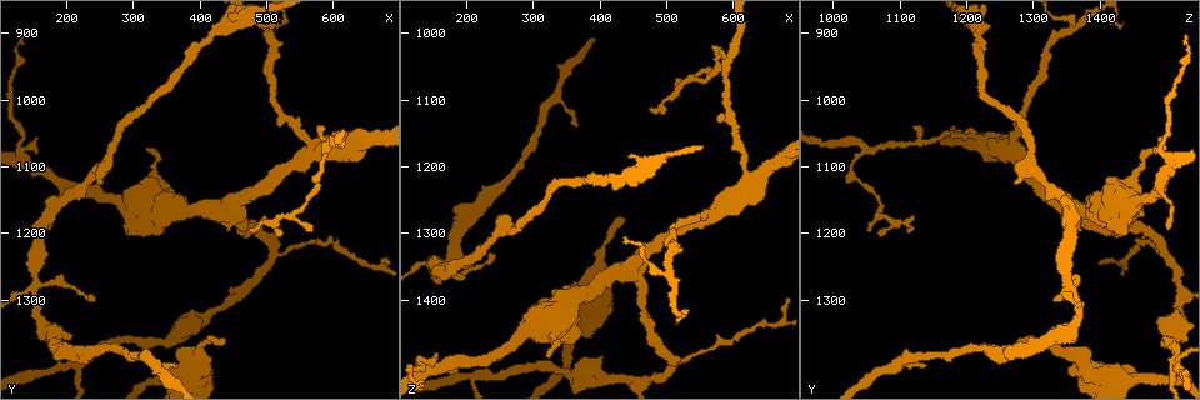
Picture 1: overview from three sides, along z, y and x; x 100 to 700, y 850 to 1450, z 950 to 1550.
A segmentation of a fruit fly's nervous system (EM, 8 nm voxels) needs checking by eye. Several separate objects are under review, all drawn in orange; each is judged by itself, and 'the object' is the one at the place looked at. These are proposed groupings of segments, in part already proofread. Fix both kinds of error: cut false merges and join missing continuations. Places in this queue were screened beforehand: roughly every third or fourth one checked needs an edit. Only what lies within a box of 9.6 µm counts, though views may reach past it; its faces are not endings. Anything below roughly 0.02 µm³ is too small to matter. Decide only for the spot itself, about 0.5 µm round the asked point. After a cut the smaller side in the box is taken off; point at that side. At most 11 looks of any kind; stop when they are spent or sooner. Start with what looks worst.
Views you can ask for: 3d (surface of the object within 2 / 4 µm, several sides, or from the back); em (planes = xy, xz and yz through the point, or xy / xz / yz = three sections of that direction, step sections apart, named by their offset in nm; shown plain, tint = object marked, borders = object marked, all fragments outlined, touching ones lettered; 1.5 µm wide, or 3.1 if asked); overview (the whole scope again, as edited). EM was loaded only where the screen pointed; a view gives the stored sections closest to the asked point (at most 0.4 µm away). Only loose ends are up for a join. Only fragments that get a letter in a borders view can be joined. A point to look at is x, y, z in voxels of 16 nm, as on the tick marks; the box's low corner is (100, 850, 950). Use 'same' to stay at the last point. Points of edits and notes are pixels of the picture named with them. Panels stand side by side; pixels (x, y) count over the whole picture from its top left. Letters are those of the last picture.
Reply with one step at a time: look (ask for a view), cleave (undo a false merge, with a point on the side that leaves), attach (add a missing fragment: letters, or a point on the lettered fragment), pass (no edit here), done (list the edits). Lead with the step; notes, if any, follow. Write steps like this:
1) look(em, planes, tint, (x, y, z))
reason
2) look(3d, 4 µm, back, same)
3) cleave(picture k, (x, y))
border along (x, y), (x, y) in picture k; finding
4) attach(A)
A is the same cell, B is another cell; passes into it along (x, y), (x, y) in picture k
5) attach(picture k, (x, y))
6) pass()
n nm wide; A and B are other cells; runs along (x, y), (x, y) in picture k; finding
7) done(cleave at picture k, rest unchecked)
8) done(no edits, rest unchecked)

look(em, planes, borders, (430, 1360, 1280))
tapers out

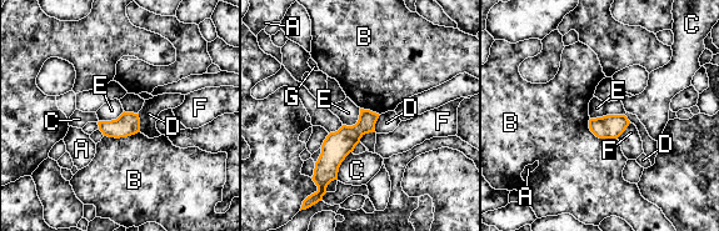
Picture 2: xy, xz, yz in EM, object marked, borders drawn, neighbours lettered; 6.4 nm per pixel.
pass()
150 nm wide; A, B, C, D, E, F and G are other cells; runs along (373, 115), (331, 156), (321, 181) in picture 2; no lettered fragment goes on from it

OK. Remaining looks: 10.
look(3d, 4 µm, (420, 905, 1220))

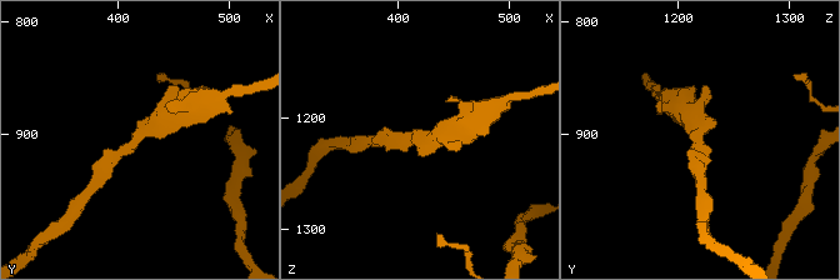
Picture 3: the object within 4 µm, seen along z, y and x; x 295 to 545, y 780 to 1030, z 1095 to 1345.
look(em, xy, step 4, tint, (426, 900, 1218))
arms of 200, 420 nm

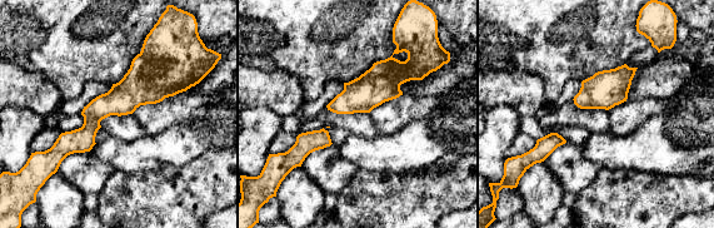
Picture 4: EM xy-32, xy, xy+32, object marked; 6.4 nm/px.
look(em, planes, borders, same)
another direction

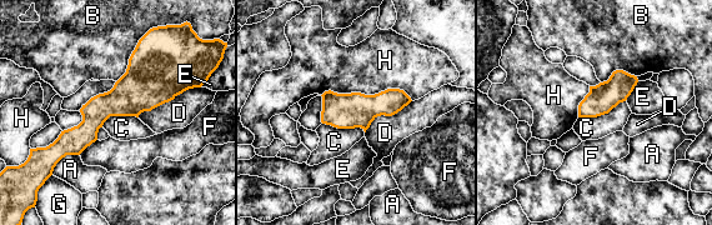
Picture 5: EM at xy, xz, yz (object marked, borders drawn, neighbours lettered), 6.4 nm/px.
pass()
A, B, C, D, E, F, G and H are other cells; all the same neuron

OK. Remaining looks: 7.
look(em, planes, borders, (585, 1040, 1120))
thin end

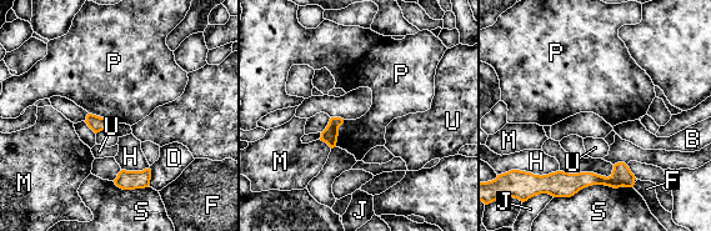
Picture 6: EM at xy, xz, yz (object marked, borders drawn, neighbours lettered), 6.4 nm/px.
pass()
100 nm wide; B, D, F, H, J, M, P, S and U are other cells; border along (344, 120), (339, 127), (335, 146) in picture 6; no lettered fragment goes on from it

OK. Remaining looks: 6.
look(3d, 2 µm, (160, 1340, 1365))
sudden change in width

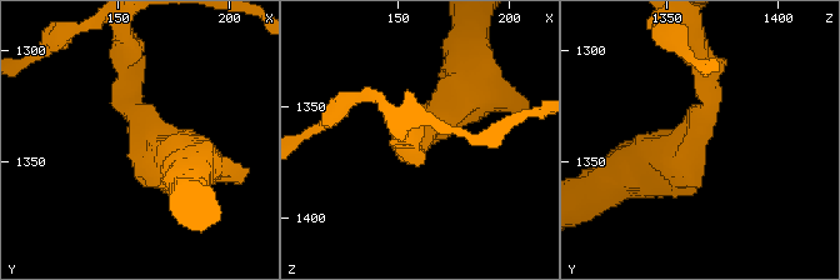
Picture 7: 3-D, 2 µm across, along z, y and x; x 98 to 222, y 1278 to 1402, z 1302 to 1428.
look(em, planes, borders, (162, 1335, 1362))
shape alone is not enough

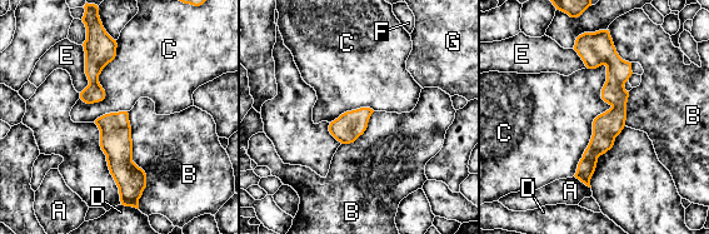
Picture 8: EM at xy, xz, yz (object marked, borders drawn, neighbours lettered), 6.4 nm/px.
pass()
C touches over 750 nm; A, B, C, D, E, F and G are other cells; border along (604, 64), (610, 106), (573, 175) in picture 8; one neuron here

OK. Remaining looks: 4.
done(no edits, rest unchecked)

